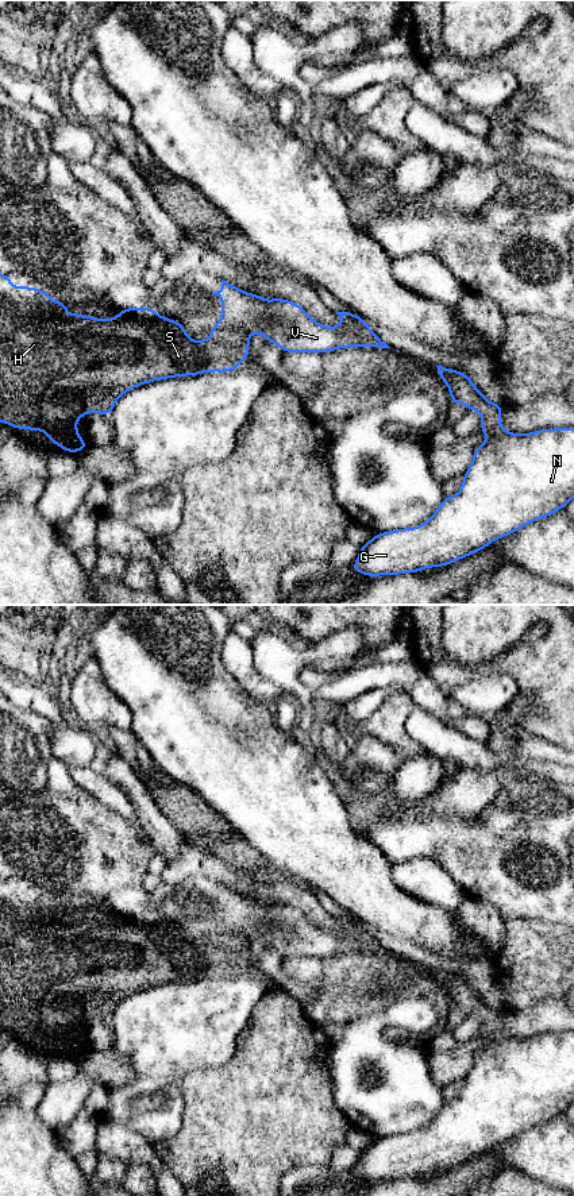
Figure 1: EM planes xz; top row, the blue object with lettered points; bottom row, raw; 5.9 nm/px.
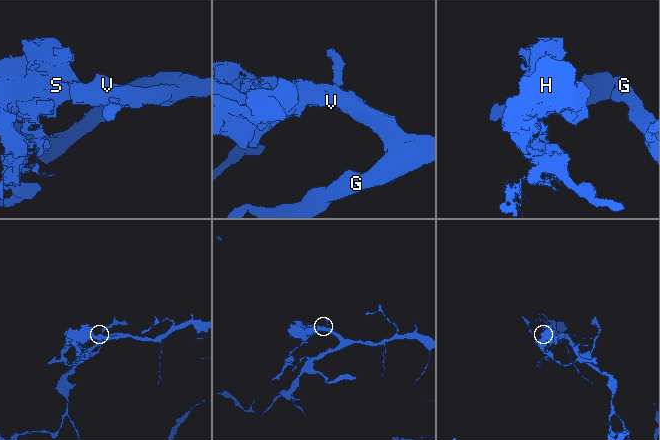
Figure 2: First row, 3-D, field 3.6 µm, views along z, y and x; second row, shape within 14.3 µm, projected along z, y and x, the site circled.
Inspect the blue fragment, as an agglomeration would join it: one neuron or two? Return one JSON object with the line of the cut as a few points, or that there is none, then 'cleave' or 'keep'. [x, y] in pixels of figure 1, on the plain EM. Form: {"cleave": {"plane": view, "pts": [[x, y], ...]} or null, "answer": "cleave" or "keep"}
{"cleave": {"plane": "xz", "pts": [[212, 932], [230, 932], [237, 938], [243, 938], [249, 942]]}, "answer": "cleave"}

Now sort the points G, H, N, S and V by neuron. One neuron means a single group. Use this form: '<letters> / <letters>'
G N V / H S

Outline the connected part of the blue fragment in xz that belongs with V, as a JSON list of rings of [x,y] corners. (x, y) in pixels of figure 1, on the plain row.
[[[221,884],[221,894],[212,896],[221,904],[221,922],[213,931],[228,931],[236,940],[250,942],[254,937],[267,944],[269,949],[277,949],[284,957],[330,957],[338,953],[350,952],[378,952],[390,953],[354,917],[336,917],[342,927],[336,931],[325,931],[313,925],[307,915],[289,904],[265,904],[257,898],[246,898],[242,894]]]

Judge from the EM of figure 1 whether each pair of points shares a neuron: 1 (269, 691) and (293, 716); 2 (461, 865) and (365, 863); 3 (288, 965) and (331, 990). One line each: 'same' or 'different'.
1: different
2: different
3: same

